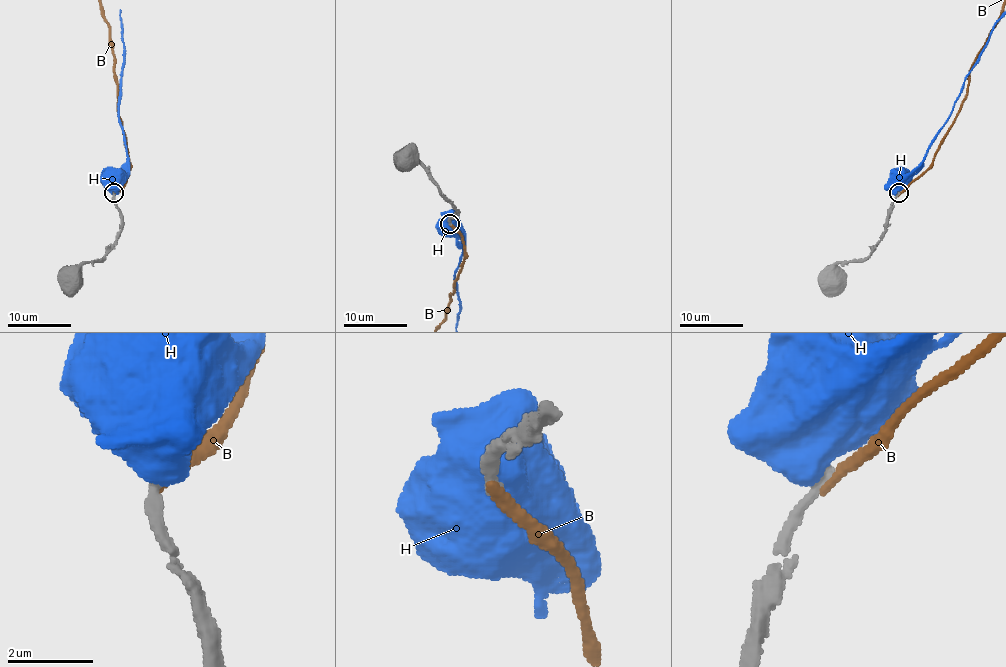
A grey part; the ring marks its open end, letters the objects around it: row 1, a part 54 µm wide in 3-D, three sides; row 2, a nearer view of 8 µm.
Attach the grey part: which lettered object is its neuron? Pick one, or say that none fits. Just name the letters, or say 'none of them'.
none of them

